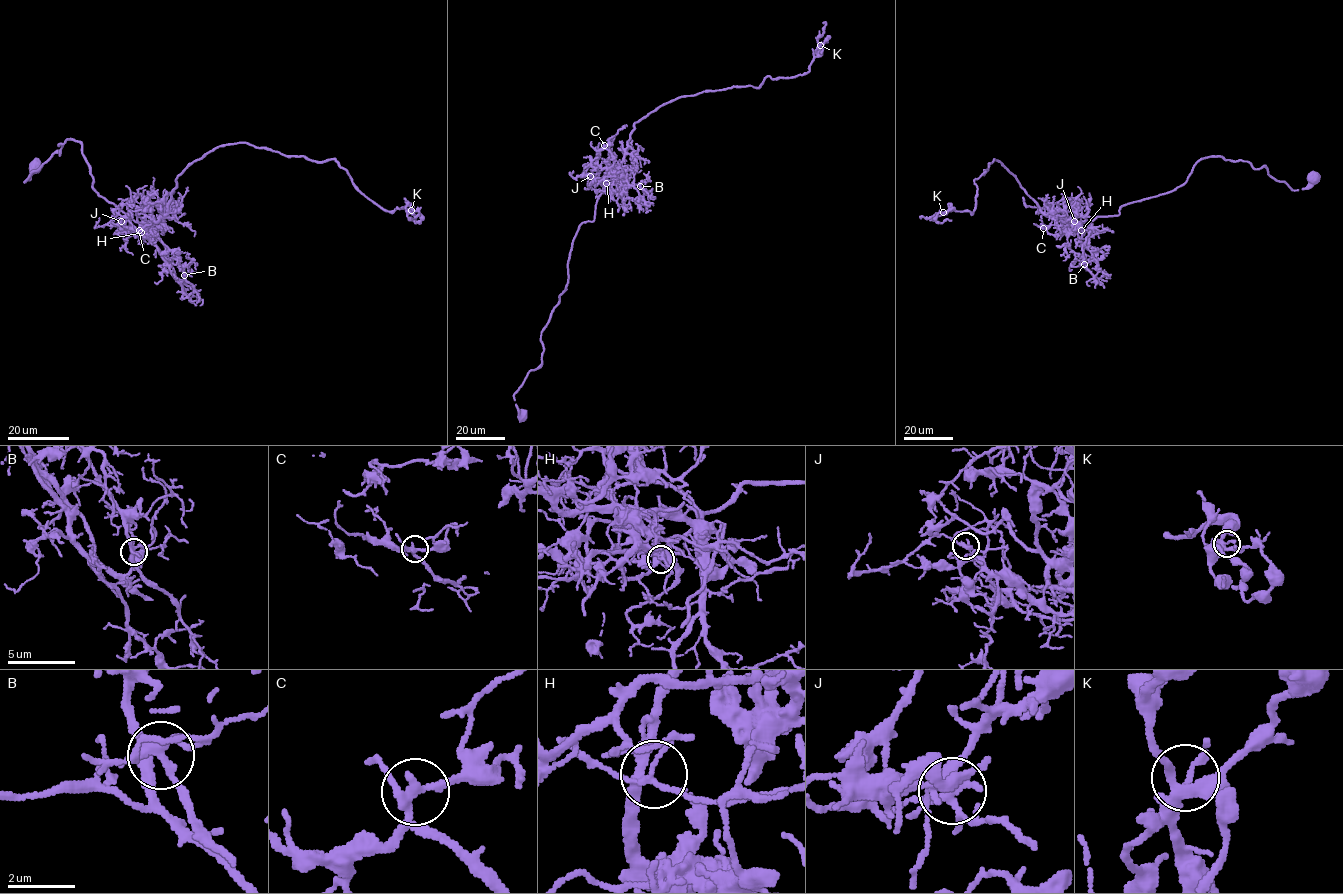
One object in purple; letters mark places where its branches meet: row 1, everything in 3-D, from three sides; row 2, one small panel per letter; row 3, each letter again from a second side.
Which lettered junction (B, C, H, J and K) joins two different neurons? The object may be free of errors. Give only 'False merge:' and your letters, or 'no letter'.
False merge: J

